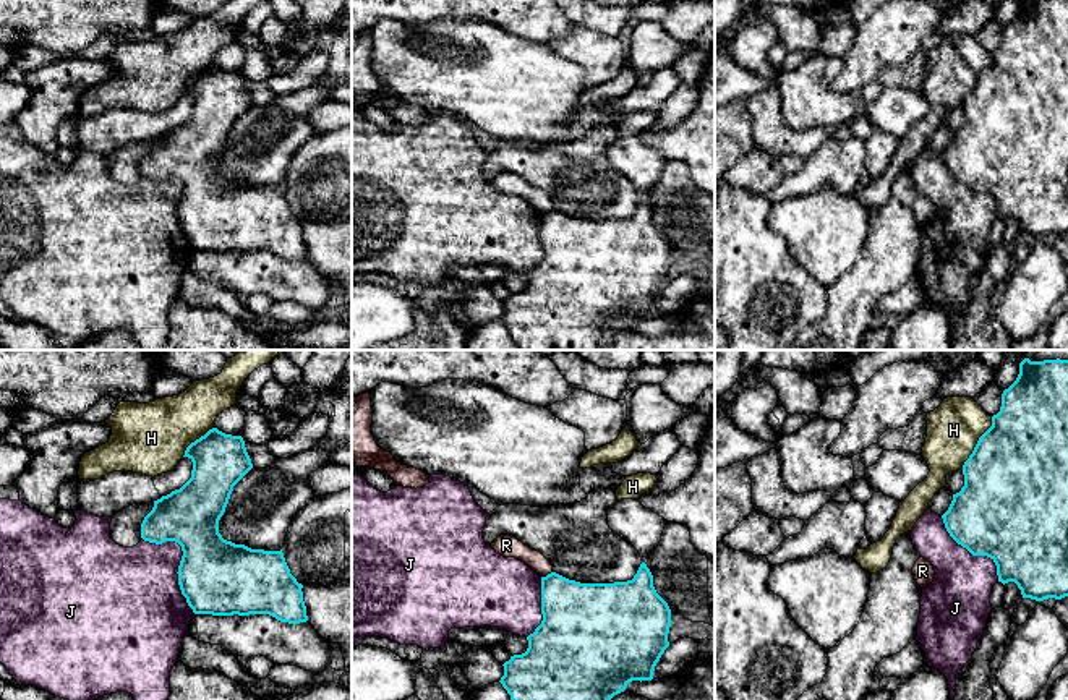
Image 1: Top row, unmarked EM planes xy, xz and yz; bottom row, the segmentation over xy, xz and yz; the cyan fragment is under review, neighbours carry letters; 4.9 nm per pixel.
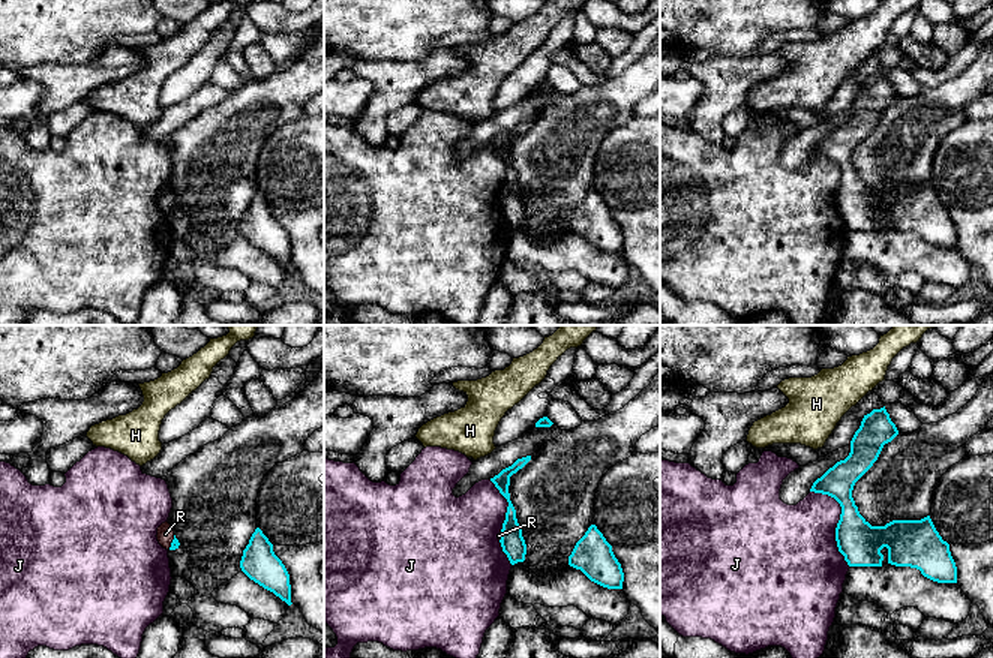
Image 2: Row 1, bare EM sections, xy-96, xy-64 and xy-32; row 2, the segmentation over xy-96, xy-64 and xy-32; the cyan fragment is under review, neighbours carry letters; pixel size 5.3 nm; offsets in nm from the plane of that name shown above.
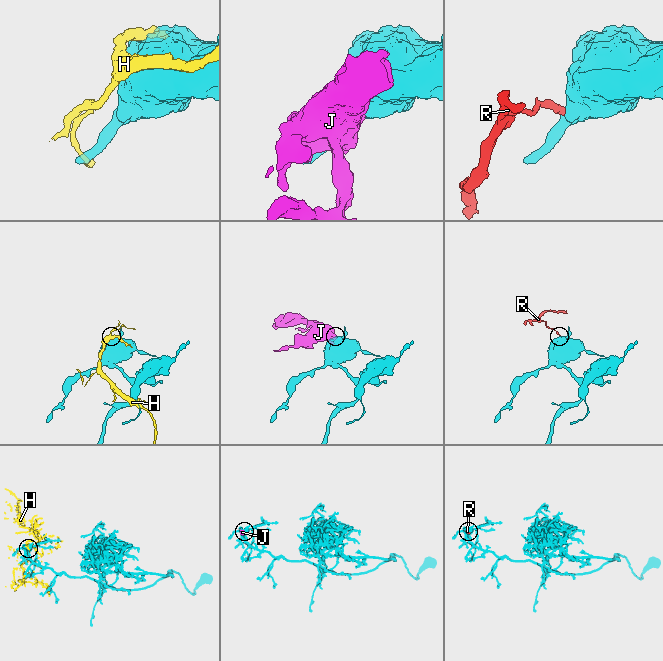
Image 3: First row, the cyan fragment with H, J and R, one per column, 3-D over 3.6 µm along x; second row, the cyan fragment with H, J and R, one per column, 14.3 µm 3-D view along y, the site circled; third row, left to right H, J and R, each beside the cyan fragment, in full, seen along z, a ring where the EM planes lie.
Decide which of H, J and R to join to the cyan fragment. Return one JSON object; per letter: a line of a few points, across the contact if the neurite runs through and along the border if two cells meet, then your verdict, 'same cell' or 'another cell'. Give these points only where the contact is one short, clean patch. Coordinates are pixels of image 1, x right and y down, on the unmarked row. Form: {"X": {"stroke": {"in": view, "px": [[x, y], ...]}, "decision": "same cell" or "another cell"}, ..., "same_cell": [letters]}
{"H": {"decision": "another cell"}, "J": {"decision": "another cell"}, "R": {"stroke": {"in": "xz", "px": [[551, 208], [542, 214]]}, "decision": "another cell"}, "same_cell": []}

